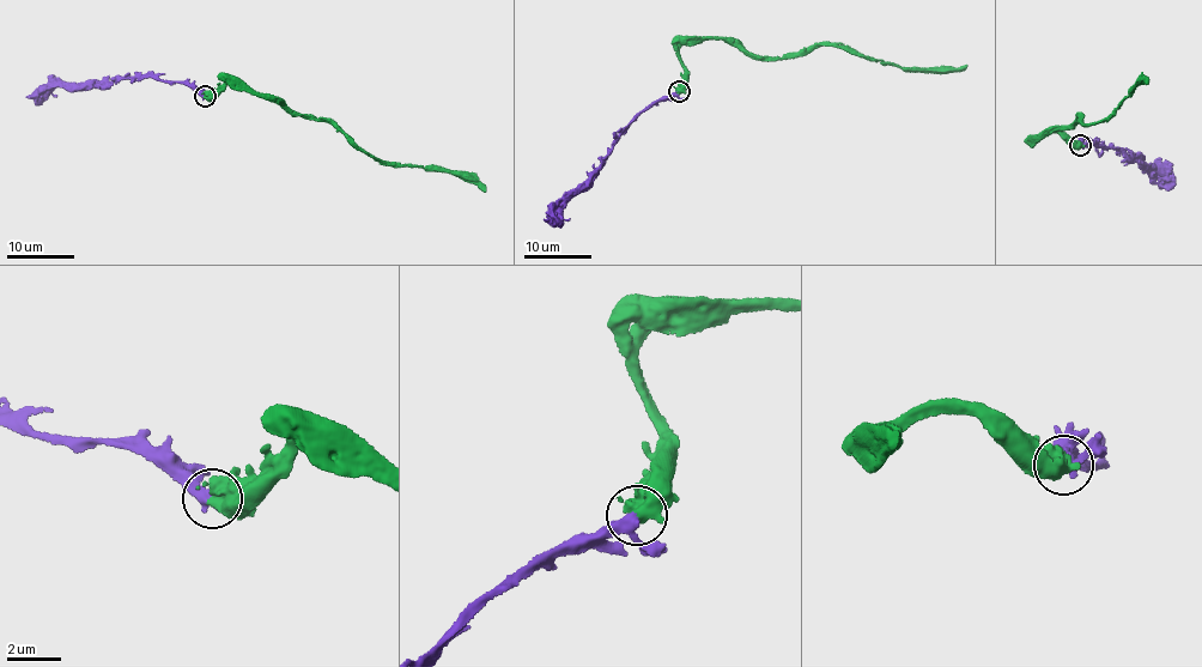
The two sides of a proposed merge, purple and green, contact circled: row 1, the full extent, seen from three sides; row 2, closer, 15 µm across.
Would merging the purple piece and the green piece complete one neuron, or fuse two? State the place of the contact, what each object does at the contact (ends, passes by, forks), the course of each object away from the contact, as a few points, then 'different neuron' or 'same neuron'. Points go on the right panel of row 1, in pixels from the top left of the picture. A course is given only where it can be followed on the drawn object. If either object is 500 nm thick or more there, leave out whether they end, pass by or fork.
place (1080, 145); course purple (1080, 145), (1116, 147), (1145, 171), (1164, 181), (1165, 188); course green (1080, 145), (1052, 131), (1032, 138), (1084, 114), (1086, 125), (1099, 122), (1145, 77), (1146, 83); same neuron

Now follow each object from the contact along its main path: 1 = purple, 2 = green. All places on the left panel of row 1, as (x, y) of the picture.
1: (205, 96), (181, 83), (144, 76), (110, 84), (67, 89), (59, 86), (26, 97)
2: (205, 96), (225, 77), (261, 95), (283, 99), (291, 110), (328, 121), (371, 157), (472, 179), (486, 190)

